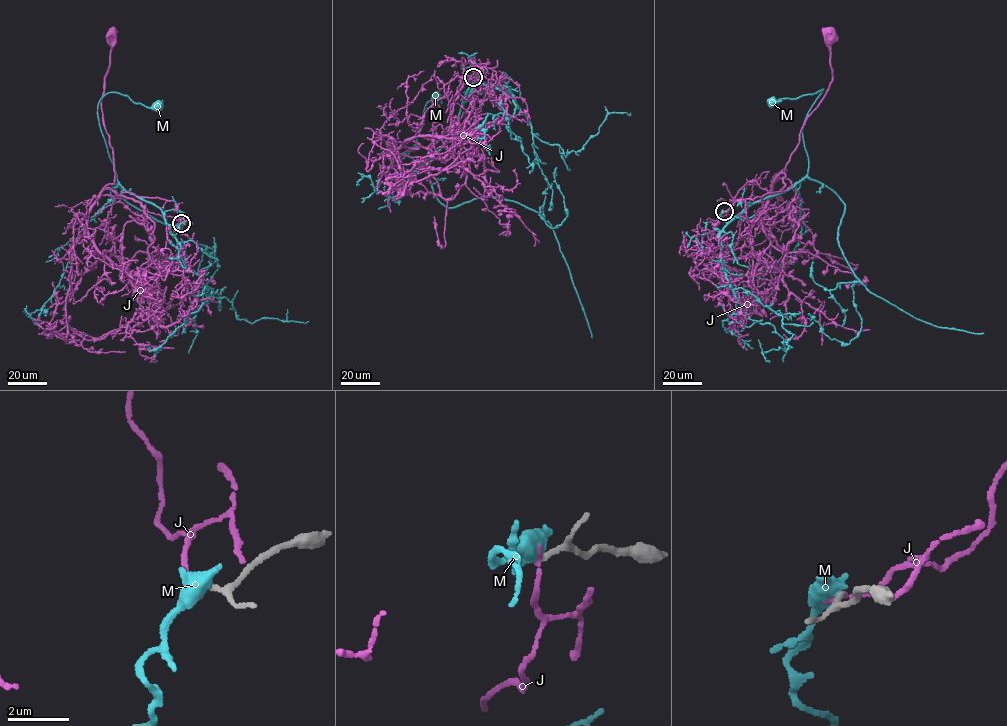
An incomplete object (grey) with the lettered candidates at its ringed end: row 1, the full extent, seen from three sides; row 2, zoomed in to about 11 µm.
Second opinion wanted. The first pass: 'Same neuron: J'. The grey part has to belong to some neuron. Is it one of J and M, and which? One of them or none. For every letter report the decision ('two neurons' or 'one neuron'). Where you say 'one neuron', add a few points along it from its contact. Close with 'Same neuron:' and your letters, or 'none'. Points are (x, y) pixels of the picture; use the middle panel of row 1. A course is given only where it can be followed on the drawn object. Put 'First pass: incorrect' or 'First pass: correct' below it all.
J: two neurons
M: two neurons
Same neuron: none
First pass: incorrect

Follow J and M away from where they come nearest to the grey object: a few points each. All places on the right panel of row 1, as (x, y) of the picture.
J: (723, 211), (738, 200), (792, 185), (780, 177), (774, 182), (786, 170), (802, 126), (832, 80), (831, 33)
M: (723, 211), (720, 217), (730, 222), (752, 204), (795, 186), (808, 172), (804, 119), (823, 90), (771, 101)

